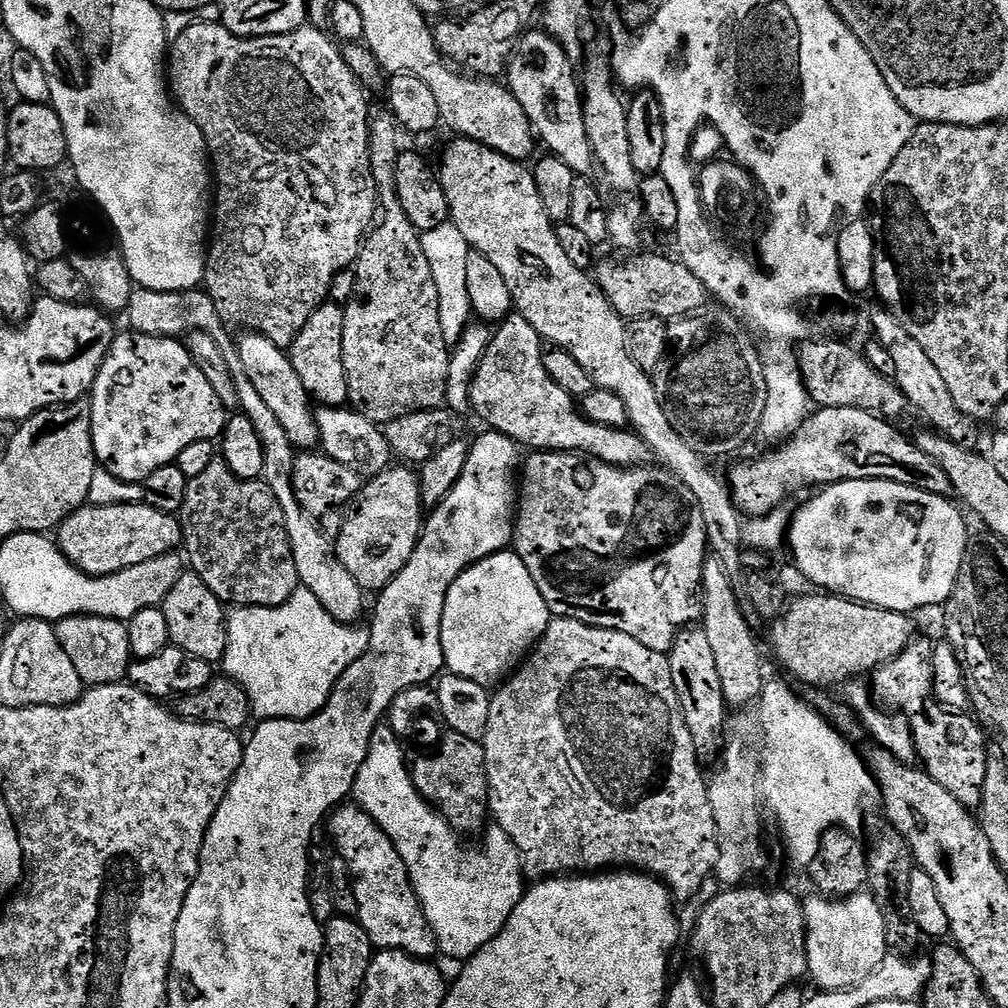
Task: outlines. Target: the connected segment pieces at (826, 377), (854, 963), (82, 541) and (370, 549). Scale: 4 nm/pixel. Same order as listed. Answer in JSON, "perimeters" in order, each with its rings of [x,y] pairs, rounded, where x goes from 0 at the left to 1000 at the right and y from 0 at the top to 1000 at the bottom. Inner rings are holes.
{"perimeters":[[[[827,337],[819,339],[799,338],[794,344],[794,371],[803,396],[815,405],[853,405],[889,417],[902,406],[900,395],[888,378],[878,374],[860,359],[851,346]]],[[[853,884],[846,889],[836,892],[818,891],[813,887],[807,887],[803,893],[797,894],[798,918],[802,924],[800,938],[802,939],[802,968],[813,982],[826,984],[832,980],[842,980],[855,974],[868,964],[878,948],[882,947],[881,932],[875,915],[875,903],[871,895],[860,884]]],[[[144,498],[84,502],[65,513],[58,531],[64,554],[89,571],[111,570],[147,555],[174,549],[181,540],[178,515]]],[[[387,462],[356,485],[351,503],[340,513],[337,533],[334,531],[331,539],[339,562],[351,569],[351,577],[355,577],[357,583],[376,588],[403,562],[417,536],[417,508],[417,474],[408,463]]]]}

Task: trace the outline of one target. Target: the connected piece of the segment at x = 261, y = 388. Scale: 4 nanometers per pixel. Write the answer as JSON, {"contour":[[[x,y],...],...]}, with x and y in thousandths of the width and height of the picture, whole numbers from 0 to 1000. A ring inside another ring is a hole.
{"contour":[[[246,329],[242,332],[244,333],[241,336],[237,336],[236,344],[248,379],[255,384],[256,391],[263,397],[264,403],[275,412],[276,419],[283,424],[284,435],[288,435],[290,443],[295,446],[313,445],[317,436],[317,429],[309,403],[310,396],[301,383],[296,369],[292,367],[289,354],[283,346],[258,330]]]}

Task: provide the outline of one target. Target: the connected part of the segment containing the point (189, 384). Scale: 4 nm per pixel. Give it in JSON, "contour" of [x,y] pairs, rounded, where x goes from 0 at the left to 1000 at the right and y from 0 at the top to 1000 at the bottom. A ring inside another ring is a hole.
{"contour":[[[130,327],[120,328],[111,338],[91,384],[89,404],[96,461],[113,474],[140,481],[159,463],[174,461],[185,442],[201,437],[217,438],[228,414],[227,406],[212,391],[212,383],[204,379],[204,371],[200,371],[187,350],[186,340],[170,333],[150,333]]]}

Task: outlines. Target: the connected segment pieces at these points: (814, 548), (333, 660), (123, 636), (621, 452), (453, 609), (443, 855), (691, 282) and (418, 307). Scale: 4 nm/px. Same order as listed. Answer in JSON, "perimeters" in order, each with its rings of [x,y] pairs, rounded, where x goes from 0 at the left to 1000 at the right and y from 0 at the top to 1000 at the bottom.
{"perimeters":[[[[836,476],[830,480],[814,483],[810,490],[811,492],[807,496],[800,497],[791,506],[790,512],[788,508],[785,513],[780,529],[780,544],[786,547],[786,556],[790,559],[791,565],[804,578],[811,579],[813,582],[811,584],[821,589],[849,595],[852,599],[866,599],[869,603],[902,609],[909,609],[912,603],[925,603],[928,599],[936,601],[940,598],[942,589],[946,585],[946,577],[950,573],[950,565],[954,565],[954,554],[958,550],[958,542],[962,535],[962,527],[960,528],[959,522],[956,521],[957,509],[941,493],[928,492],[919,486],[911,486],[907,482],[895,482],[891,478],[882,476]]],[[[298,581],[290,592],[274,603],[231,602],[225,608],[226,636],[224,649],[220,656],[221,670],[227,671],[232,677],[244,685],[248,692],[251,711],[255,715],[263,714],[307,714],[315,709],[323,700],[329,688],[329,682],[335,673],[365,643],[367,630],[364,622],[340,619],[331,614],[308,589],[308,585]]],[[[76,610],[56,616],[54,622],[58,637],[62,637],[62,645],[65,645],[69,657],[73,657],[73,665],[77,665],[84,680],[117,679],[126,672],[127,661],[132,658],[133,652],[124,616]]],[[[515,312],[505,313],[491,326],[486,347],[478,355],[468,380],[467,408],[473,409],[481,417],[483,424],[490,429],[497,429],[511,437],[513,441],[524,446],[539,446],[542,448],[573,448],[592,452],[597,458],[610,460],[612,464],[639,462],[644,459],[645,447],[641,438],[630,428],[619,425],[602,425],[590,421],[579,412],[573,404],[568,392],[554,383],[553,379],[543,370],[540,362],[541,338],[536,336],[534,327],[522,319]]],[[[508,546],[492,548],[488,552],[483,552],[482,555],[475,556],[472,560],[468,561],[468,563],[463,563],[450,577],[450,581],[446,581],[446,585],[442,589],[442,601],[438,605],[438,645],[440,646],[440,658],[443,666],[449,671],[466,673],[466,677],[474,677],[481,681],[495,680],[498,673],[503,672],[516,662],[524,648],[527,647],[528,644],[532,642],[532,638],[540,632],[540,627],[544,623],[545,618],[546,608],[542,597],[538,593],[534,581],[530,581],[530,573],[526,573],[526,565],[522,565],[518,554],[514,554],[511,547]]],[[[379,716],[371,724],[371,732],[367,732],[367,744],[349,781],[349,790],[355,801],[360,806],[365,806],[371,815],[375,815],[383,831],[391,835],[391,843],[395,843],[407,867],[407,875],[423,907],[423,915],[431,927],[434,941],[438,945],[441,944],[448,952],[463,954],[501,921],[506,907],[510,907],[510,899],[514,899],[520,889],[522,870],[518,864],[516,844],[510,839],[510,835],[506,835],[504,828],[491,819],[479,826],[481,829],[477,837],[459,837],[456,834],[459,832],[444,818],[444,814],[417,791],[417,785],[409,775],[406,759],[401,759],[401,746],[396,737],[398,735],[384,717]]],[[[637,251],[626,253],[629,255],[619,260],[596,257],[590,263],[591,282],[615,313],[621,317],[641,313],[668,317],[687,313],[701,303],[704,296],[701,286],[678,260],[669,258],[663,266],[658,266],[651,253]]],[[[385,109],[370,110],[365,120],[365,132],[367,159],[369,169],[373,172],[373,189],[379,203],[379,213],[366,229],[353,254],[353,291],[341,306],[341,327],[344,331],[339,335],[339,351],[345,376],[345,401],[350,409],[380,423],[391,415],[436,405],[440,401],[442,371],[446,367],[446,344],[438,331],[435,287],[427,270],[427,261],[423,258],[418,231],[408,222],[393,194],[392,165],[399,150],[393,116]]]]}

